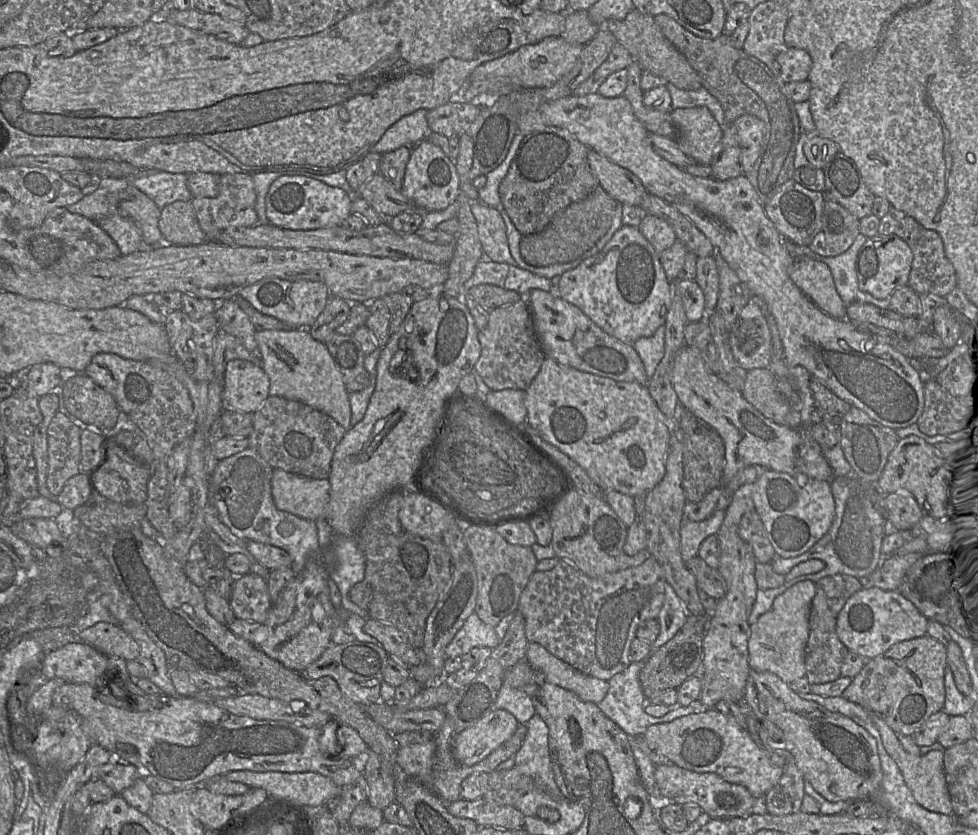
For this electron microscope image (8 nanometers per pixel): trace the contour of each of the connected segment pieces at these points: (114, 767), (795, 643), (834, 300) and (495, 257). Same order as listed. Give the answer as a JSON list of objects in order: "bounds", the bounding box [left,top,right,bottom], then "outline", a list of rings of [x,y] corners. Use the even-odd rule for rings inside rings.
[{"bounds":[91,759,143,795],"outline":[[[114,759],[97,767],[92,774],[91,780],[103,781],[116,795],[119,795],[123,790],[142,778],[143,773],[140,768],[130,763]]]},{"bounds":[748,581,815,684],"outline":[[[801,581],[777,596],[769,611],[750,626],[748,662],[751,670],[770,672],[790,684],[805,676],[805,648],[809,638],[809,616],[815,583]]]},{"bounds":[790,257,846,318],"outline":[[[811,257],[795,260],[790,278],[824,313],[846,318],[846,306],[838,295],[828,266]]]},{"bounds":[470,200,516,265],"outline":[[[479,200],[470,201],[470,209],[477,223],[483,257],[493,262],[516,265],[510,253],[506,225],[500,212]]]}]

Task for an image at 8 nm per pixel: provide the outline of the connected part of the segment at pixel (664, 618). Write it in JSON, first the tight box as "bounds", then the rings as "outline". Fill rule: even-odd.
{"bounds":[650,582,688,653],"outline":[[[667,582],[665,584],[664,603],[657,617],[660,624],[660,631],[656,639],[650,644],[651,653],[672,639],[682,628],[687,617],[688,611],[683,601]]]}

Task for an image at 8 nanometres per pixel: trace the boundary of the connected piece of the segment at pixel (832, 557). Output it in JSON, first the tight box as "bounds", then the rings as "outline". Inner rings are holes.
{"bounds":[772,471,890,582],"outline":[[[853,471],[852,475],[834,476],[830,483],[835,502],[835,516],[829,531],[807,552],[793,558],[775,557],[772,562],[773,570],[783,576],[785,576],[794,566],[811,559],[821,560],[825,563],[825,568],[820,572],[798,576],[792,579],[792,582],[797,579],[817,579],[822,576],[826,577],[836,573],[853,576],[858,579],[865,579],[878,568],[883,560],[881,546],[885,535],[890,530],[890,525],[884,513],[875,505],[875,500],[884,495],[880,495],[874,484],[862,482],[853,474]]]}

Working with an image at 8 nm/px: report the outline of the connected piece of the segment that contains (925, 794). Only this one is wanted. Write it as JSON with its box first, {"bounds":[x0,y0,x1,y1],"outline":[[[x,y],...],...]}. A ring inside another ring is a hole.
{"bounds":[869,712,953,815],"outline":[[[869,712],[869,715],[881,735],[886,751],[898,765],[905,783],[911,789],[917,802],[929,811],[939,812],[945,815],[953,814],[952,802],[944,771],[944,751],[932,750],[921,755],[910,754],[905,751],[897,733],[883,718],[873,712]]]}

